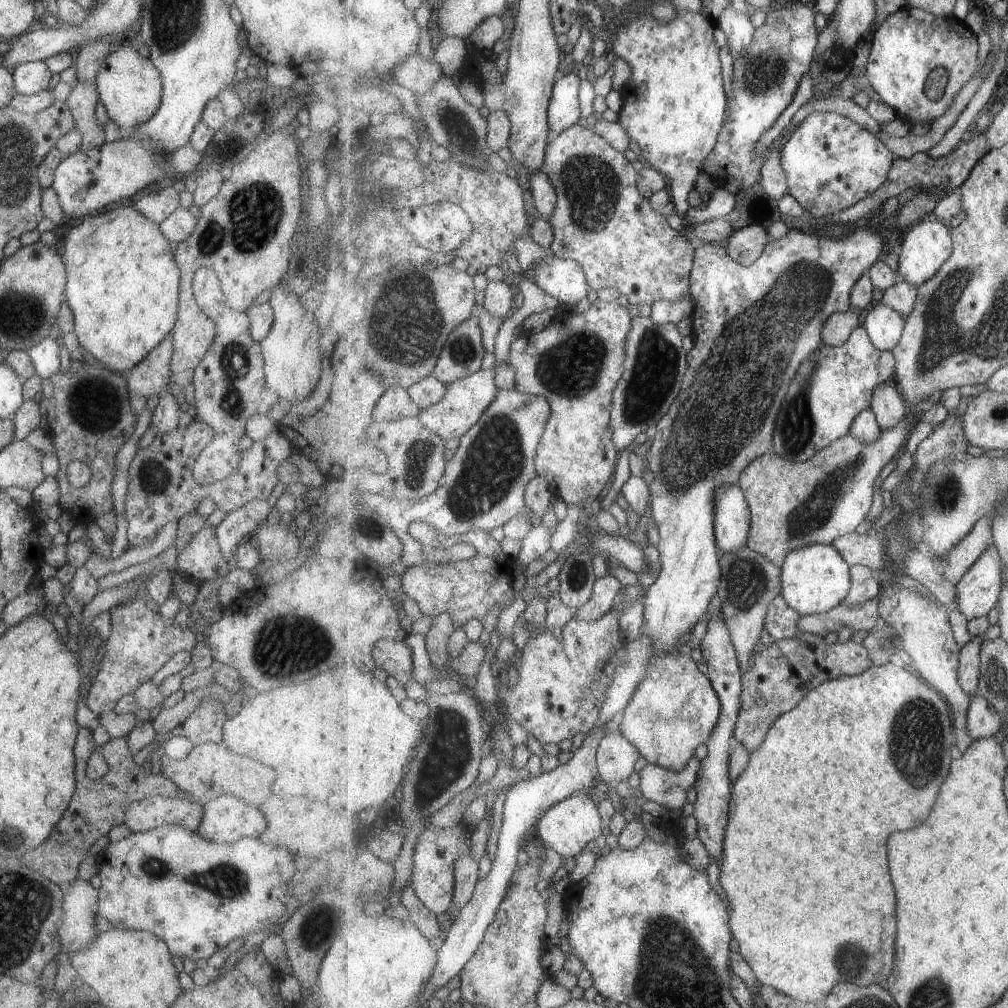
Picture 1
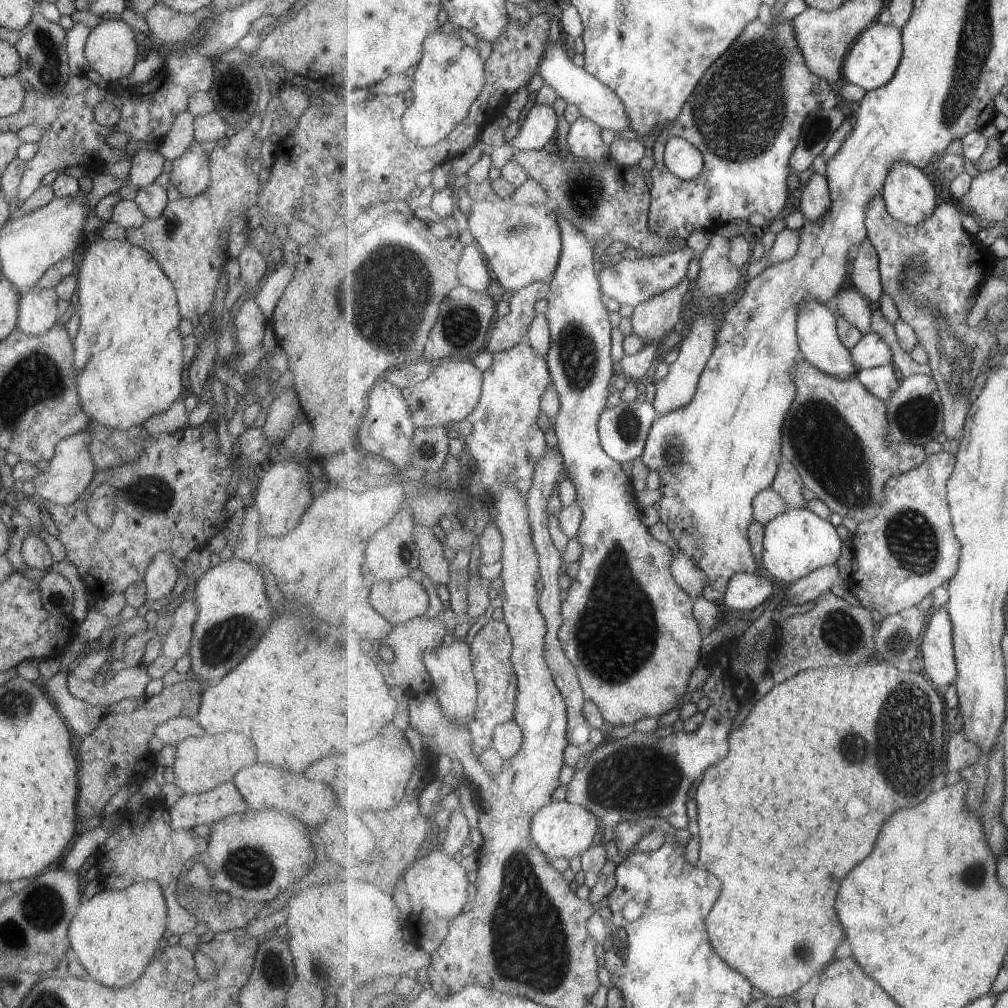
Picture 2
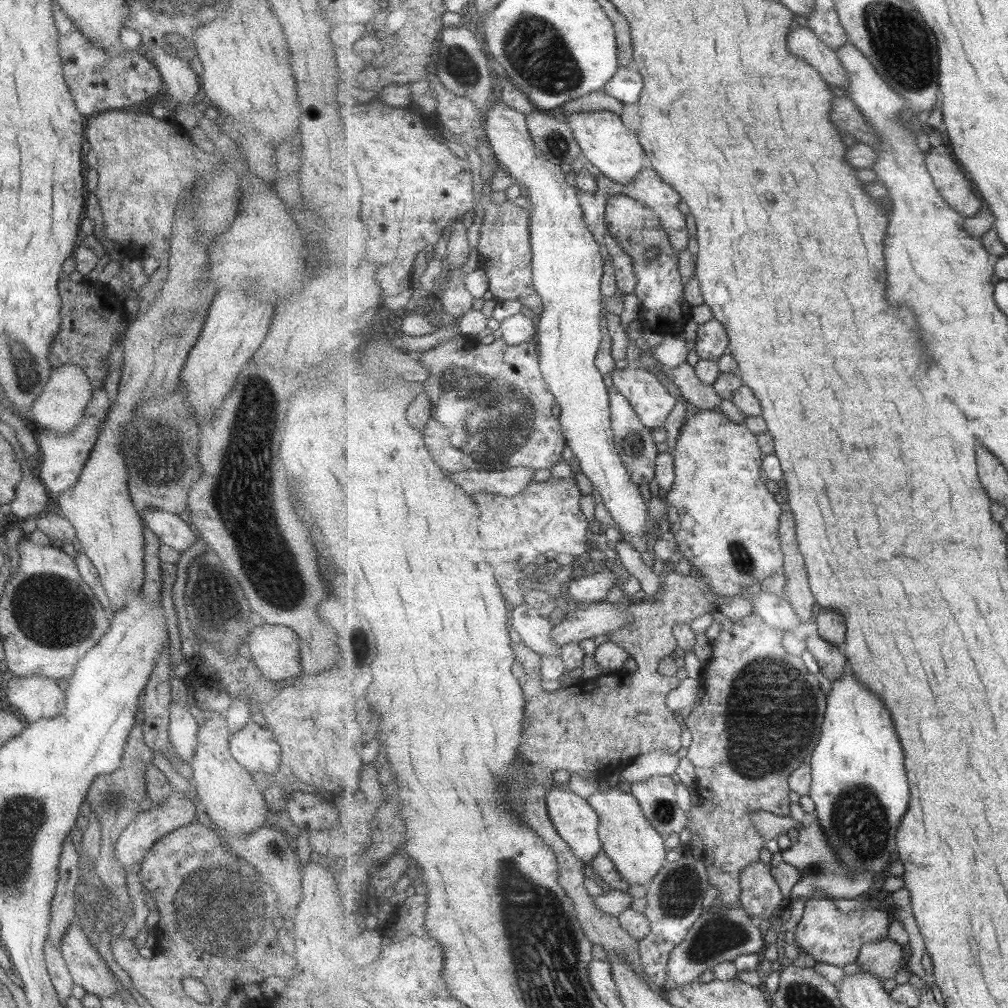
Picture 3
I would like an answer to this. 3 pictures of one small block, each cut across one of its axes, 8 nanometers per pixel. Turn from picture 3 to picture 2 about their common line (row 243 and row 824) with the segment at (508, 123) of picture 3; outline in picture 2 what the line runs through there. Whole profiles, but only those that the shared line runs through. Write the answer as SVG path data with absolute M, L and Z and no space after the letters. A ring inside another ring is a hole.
M566 799L553 802L535 814L532 820L532 835L539 848L551 860L564 858L571 860L587 852L599 832L599 818L584 806L573 804Z

